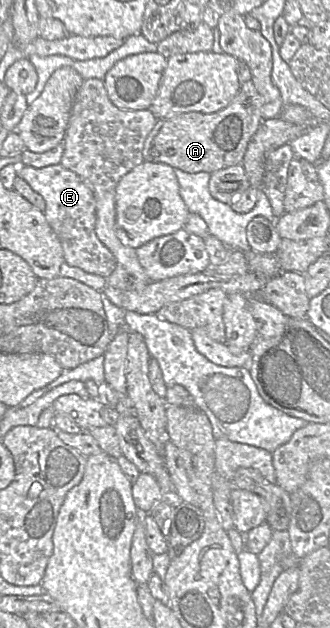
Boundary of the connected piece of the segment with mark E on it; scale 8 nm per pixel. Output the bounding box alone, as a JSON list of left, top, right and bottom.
[17,164,116,277]

